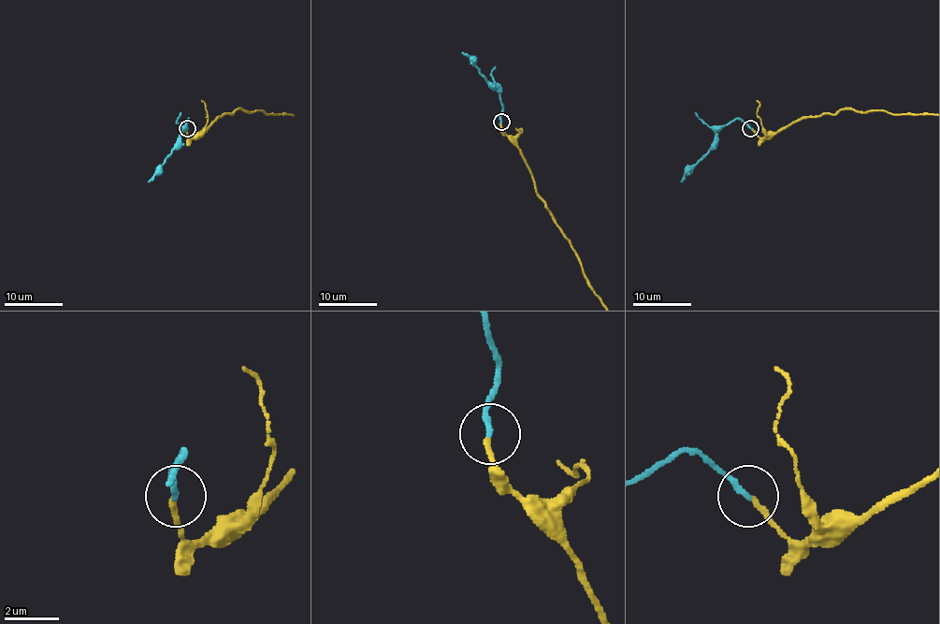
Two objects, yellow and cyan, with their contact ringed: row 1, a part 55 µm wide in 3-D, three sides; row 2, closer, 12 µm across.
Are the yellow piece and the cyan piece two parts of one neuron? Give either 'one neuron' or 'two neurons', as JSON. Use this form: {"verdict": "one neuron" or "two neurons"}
{"verdict": "one neuron"}

